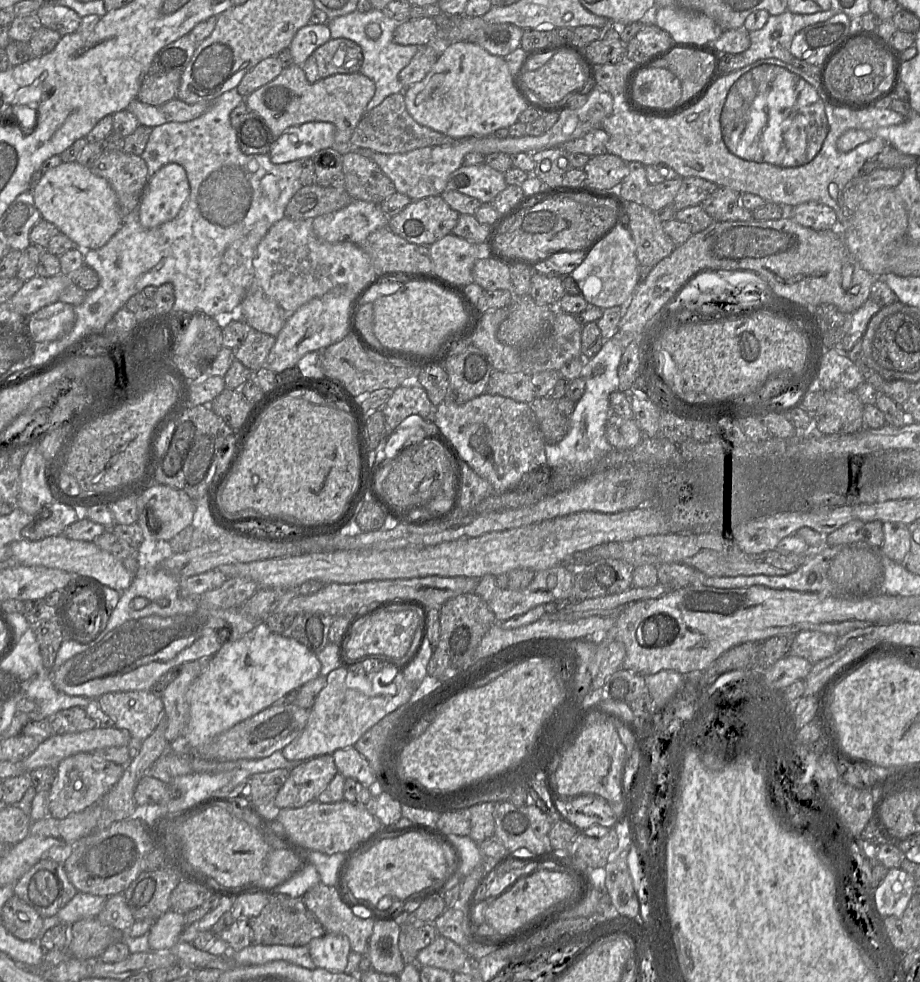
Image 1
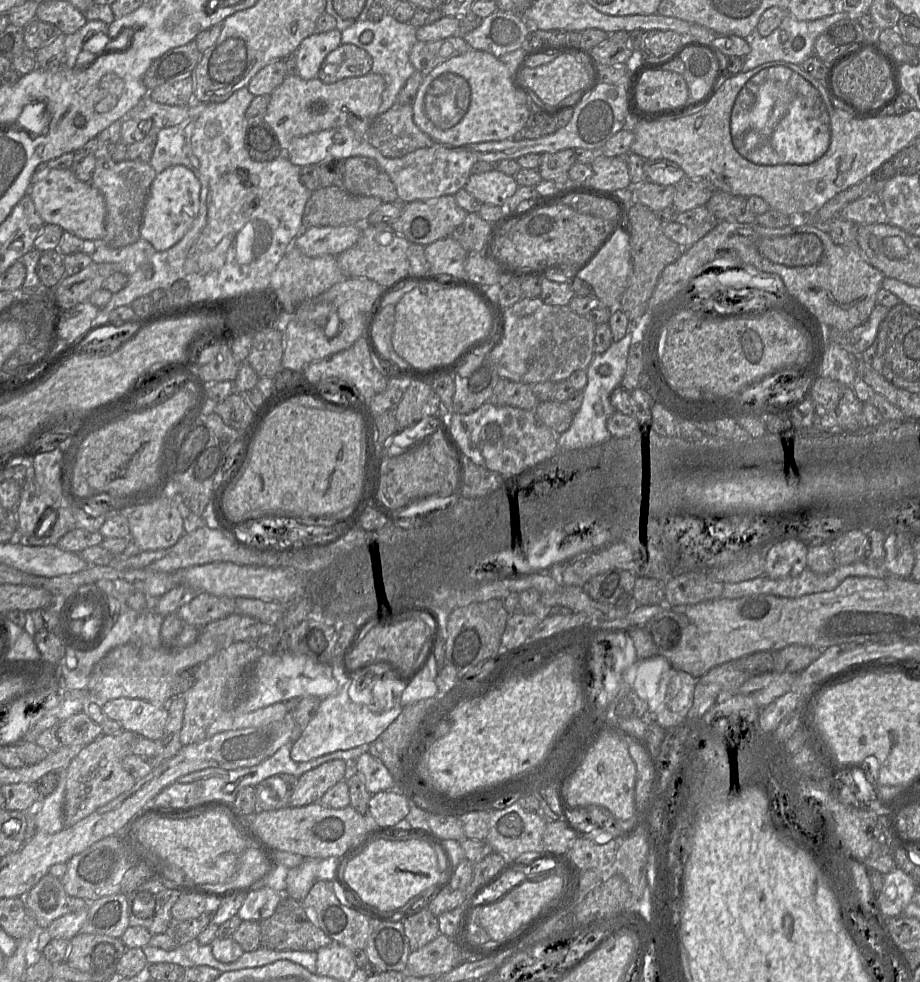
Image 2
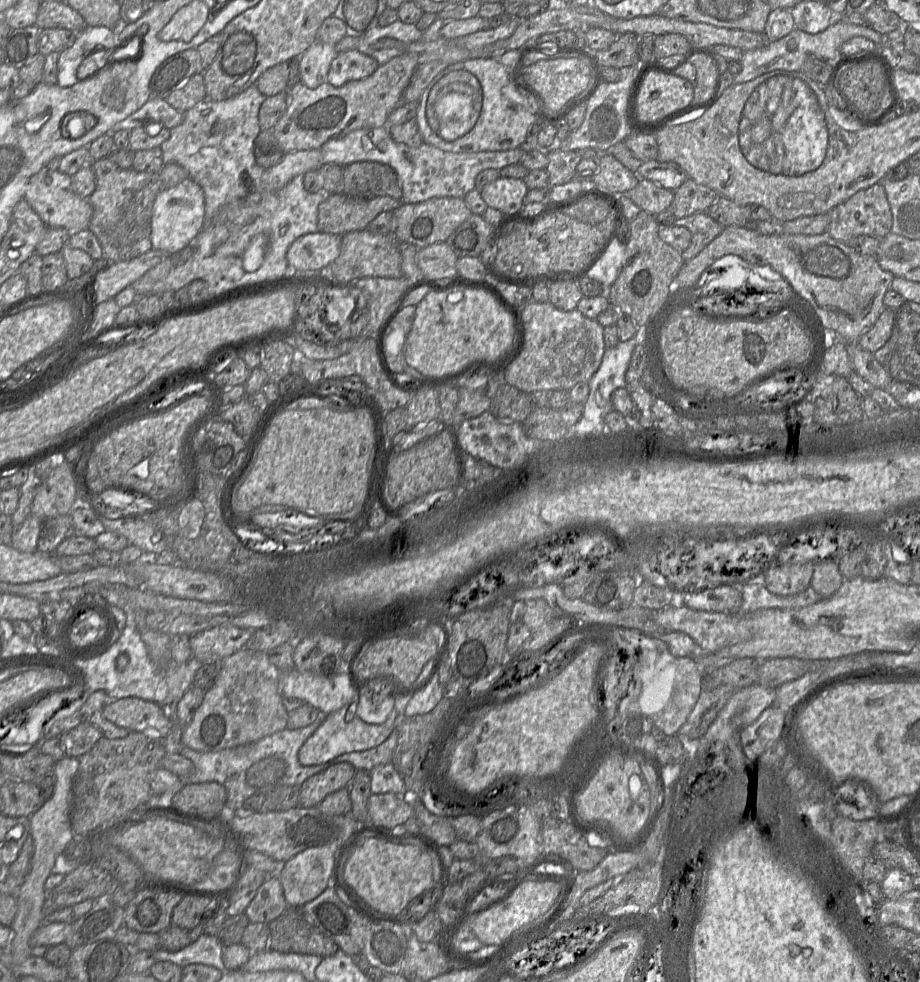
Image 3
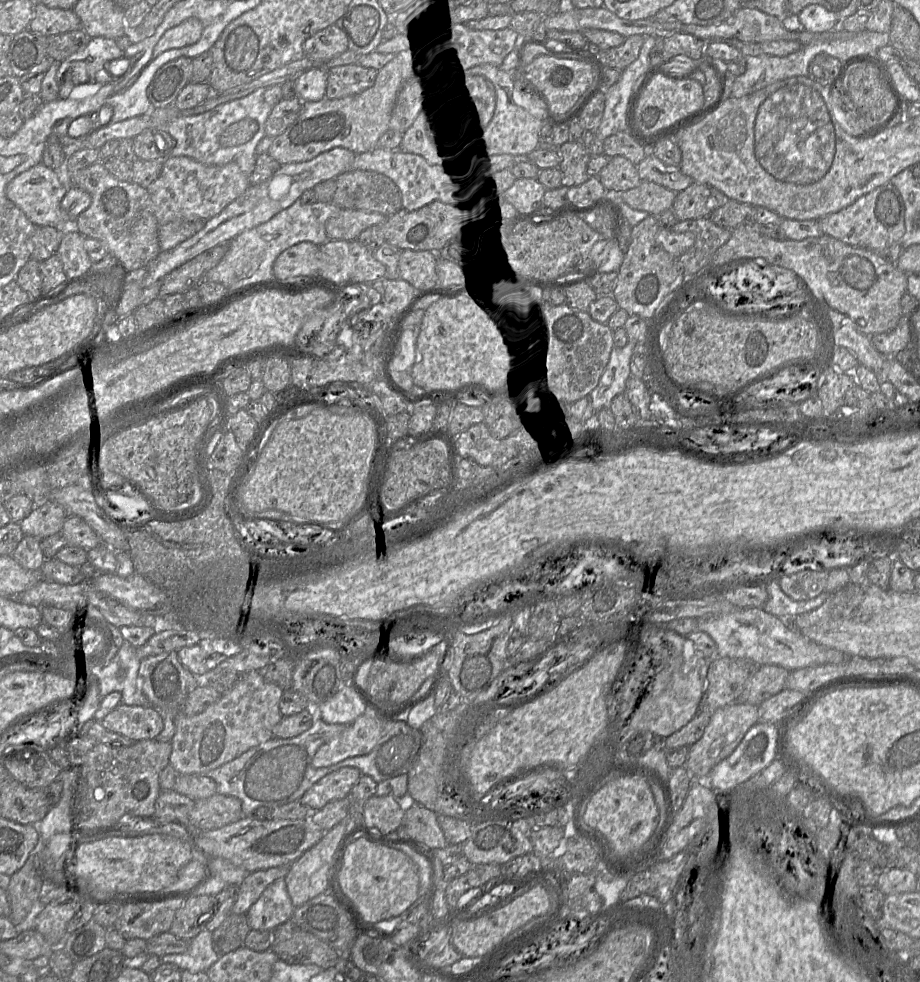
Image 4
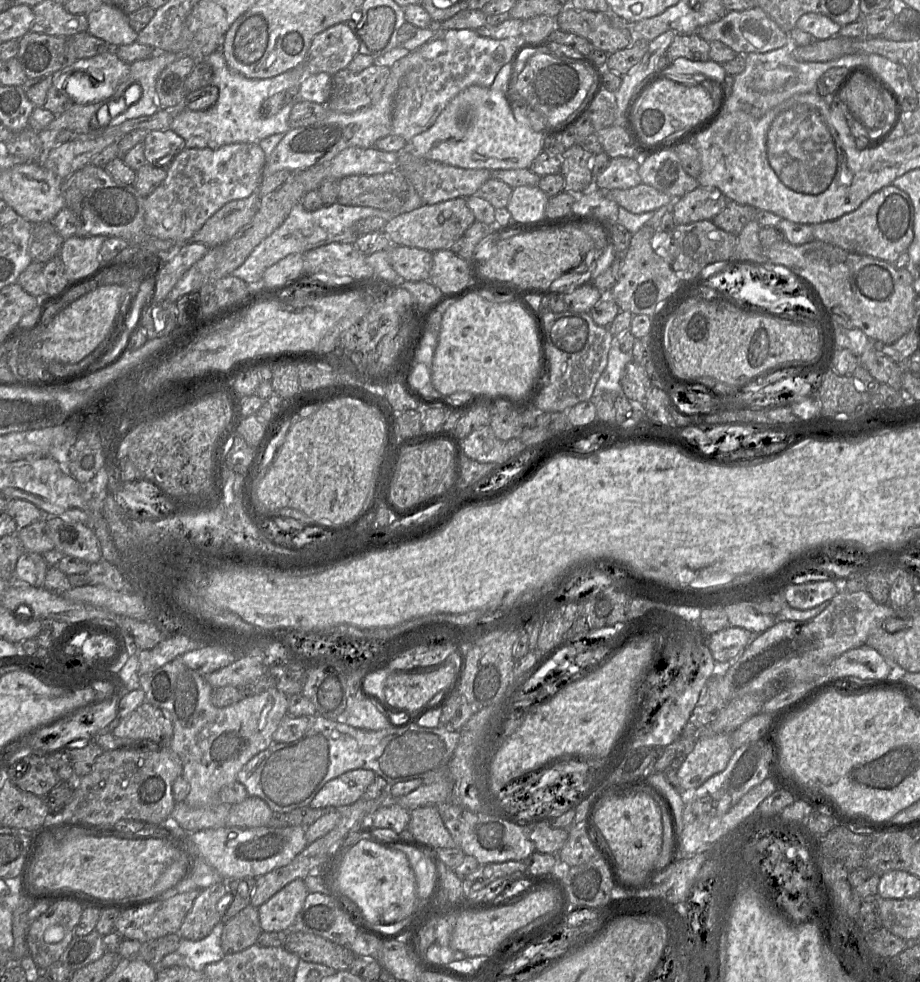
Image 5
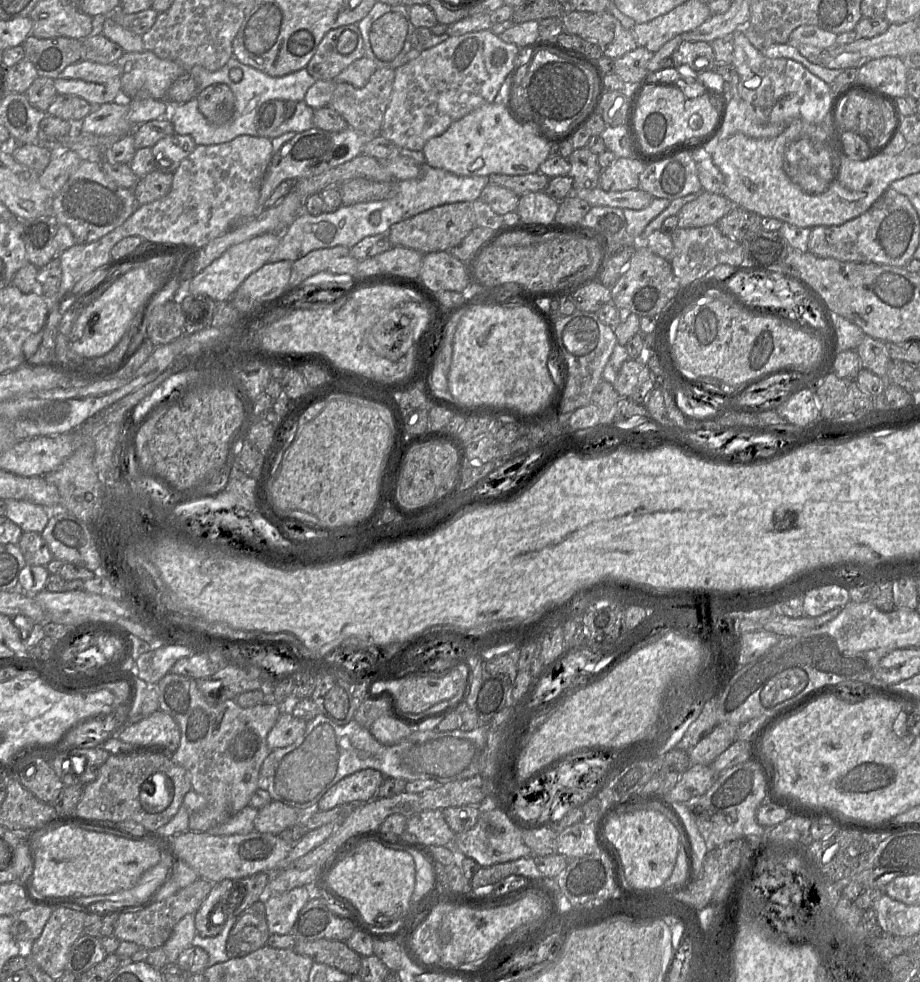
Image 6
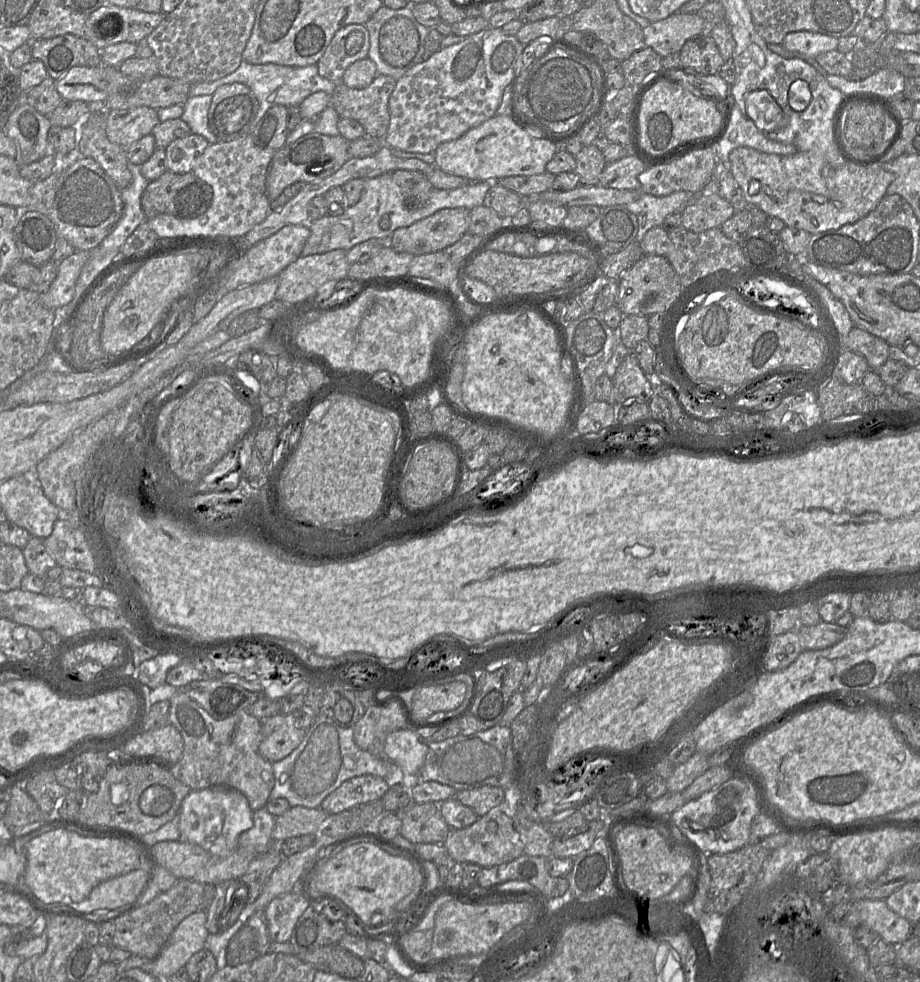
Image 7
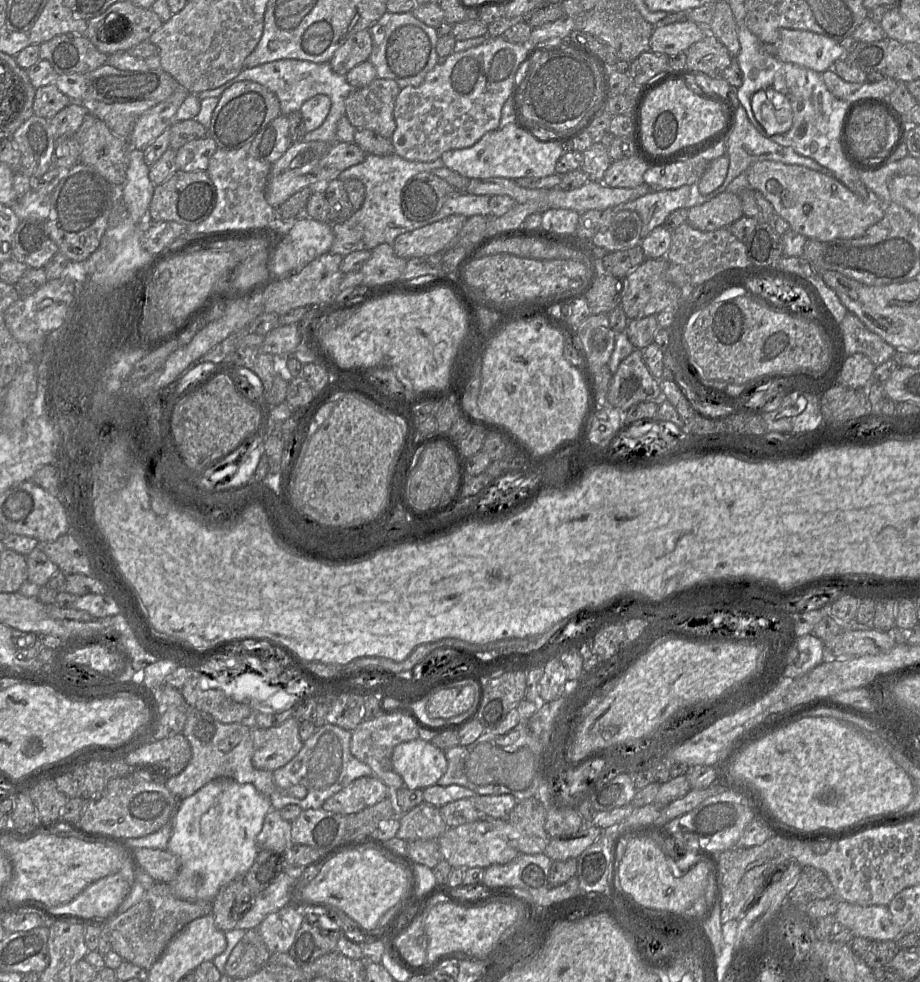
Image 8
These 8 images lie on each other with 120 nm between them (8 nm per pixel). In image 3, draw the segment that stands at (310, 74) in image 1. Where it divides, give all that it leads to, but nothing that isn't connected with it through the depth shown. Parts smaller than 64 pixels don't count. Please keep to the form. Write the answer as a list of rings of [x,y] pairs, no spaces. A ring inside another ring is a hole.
[[[358,50],[341,51],[331,62],[327,82],[340,87],[349,81],[370,76],[379,66],[373,57]]]

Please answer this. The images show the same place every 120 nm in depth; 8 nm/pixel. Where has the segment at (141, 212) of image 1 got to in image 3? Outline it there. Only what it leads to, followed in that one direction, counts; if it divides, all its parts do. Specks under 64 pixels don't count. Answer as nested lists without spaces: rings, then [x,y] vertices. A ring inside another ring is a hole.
[[[192,178],[178,185],[162,189],[155,199],[151,218],[152,249],[164,254],[174,254],[190,245],[205,223],[205,196],[202,187]]]

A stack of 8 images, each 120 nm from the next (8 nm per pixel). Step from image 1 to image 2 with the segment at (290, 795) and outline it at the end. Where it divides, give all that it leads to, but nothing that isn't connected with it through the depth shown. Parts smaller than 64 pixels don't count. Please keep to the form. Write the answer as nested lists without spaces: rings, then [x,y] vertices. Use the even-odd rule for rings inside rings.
[[[340,759],[325,762],[307,771],[298,778],[289,806],[303,807],[319,802],[327,790],[345,780],[350,771],[351,766]]]

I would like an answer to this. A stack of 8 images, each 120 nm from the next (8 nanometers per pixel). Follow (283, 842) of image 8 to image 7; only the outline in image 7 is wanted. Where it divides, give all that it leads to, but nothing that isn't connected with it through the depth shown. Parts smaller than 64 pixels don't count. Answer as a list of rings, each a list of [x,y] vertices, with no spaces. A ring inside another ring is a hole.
[[[263,807],[253,812],[253,826],[239,836],[239,847],[255,848],[259,854],[272,845],[272,831],[276,817]]]

